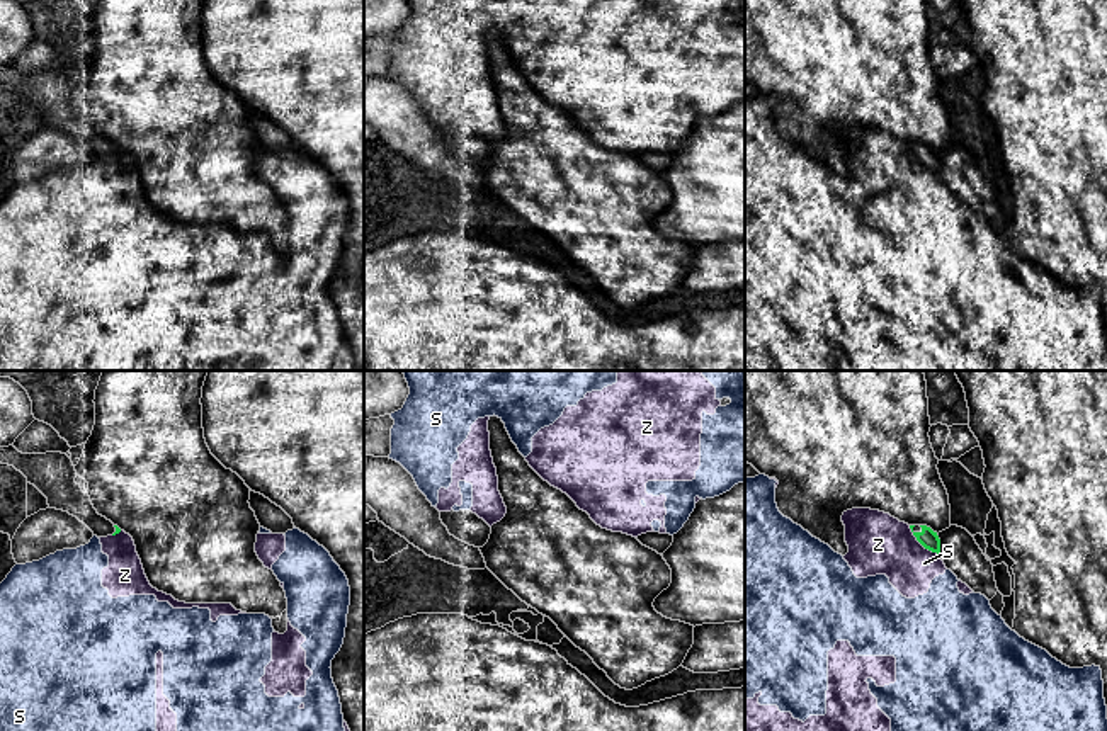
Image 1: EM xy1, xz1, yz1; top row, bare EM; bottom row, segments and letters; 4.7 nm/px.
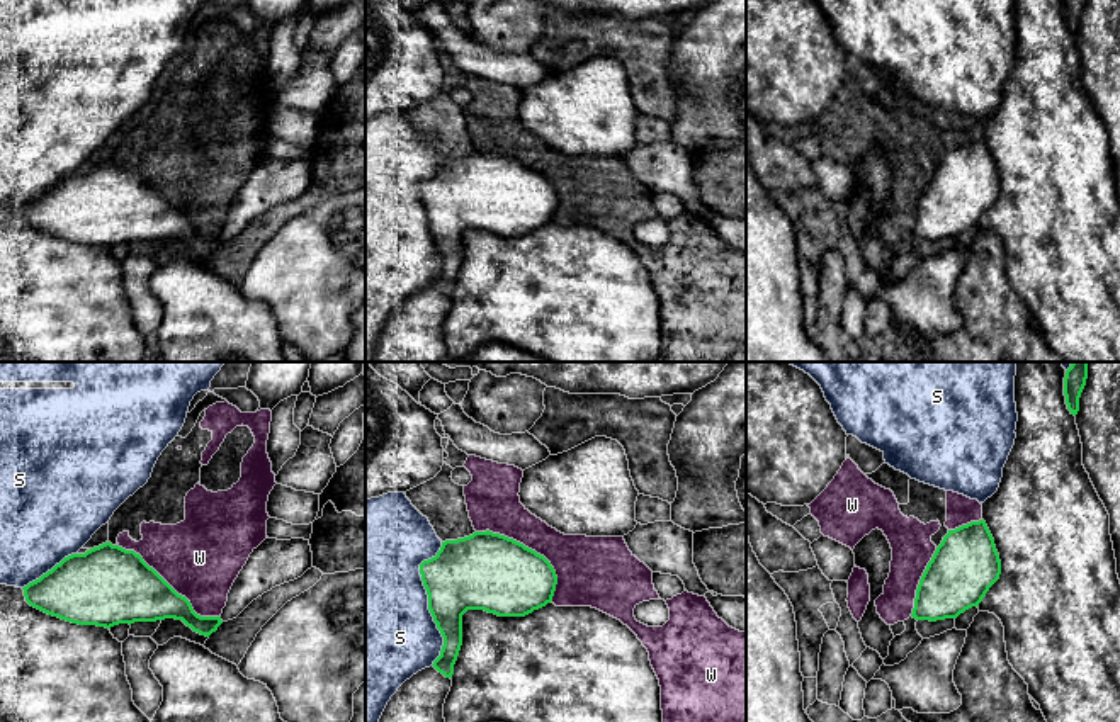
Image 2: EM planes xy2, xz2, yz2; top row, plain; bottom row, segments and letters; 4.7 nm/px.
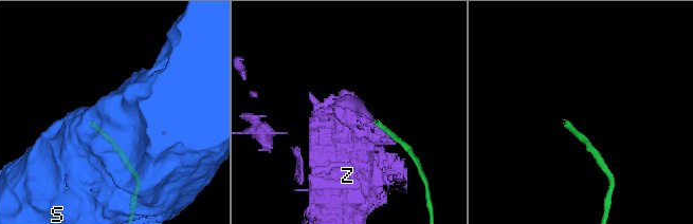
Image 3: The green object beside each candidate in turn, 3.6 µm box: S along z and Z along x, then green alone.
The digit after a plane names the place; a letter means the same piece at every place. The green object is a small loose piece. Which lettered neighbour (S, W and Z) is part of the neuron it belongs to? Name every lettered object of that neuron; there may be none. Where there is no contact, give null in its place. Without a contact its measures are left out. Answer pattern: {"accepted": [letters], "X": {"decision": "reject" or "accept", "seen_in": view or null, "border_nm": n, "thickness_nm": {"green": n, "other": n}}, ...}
{"accepted": [], "S": {"decision": "reject", "seen_in": "xz2", "border_nm": 600, "thickness_nm": {"green": 340, "other": 500}}, "W": {"decision": "reject", "seen_in": "xz2", "border_nm": 500, "thickness_nm": {"green": 360, "other": 260}}, "Z": {"decision": "reject", "seen_in": "yz1", "border_nm": 200, "thickness_nm": {"green": 90, "other": 280}}}

